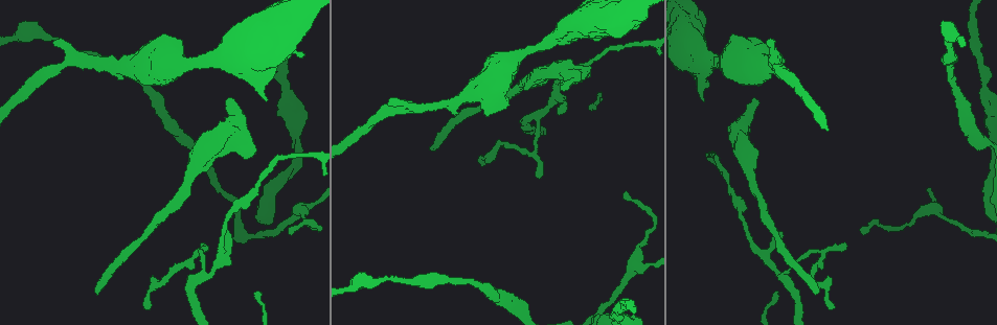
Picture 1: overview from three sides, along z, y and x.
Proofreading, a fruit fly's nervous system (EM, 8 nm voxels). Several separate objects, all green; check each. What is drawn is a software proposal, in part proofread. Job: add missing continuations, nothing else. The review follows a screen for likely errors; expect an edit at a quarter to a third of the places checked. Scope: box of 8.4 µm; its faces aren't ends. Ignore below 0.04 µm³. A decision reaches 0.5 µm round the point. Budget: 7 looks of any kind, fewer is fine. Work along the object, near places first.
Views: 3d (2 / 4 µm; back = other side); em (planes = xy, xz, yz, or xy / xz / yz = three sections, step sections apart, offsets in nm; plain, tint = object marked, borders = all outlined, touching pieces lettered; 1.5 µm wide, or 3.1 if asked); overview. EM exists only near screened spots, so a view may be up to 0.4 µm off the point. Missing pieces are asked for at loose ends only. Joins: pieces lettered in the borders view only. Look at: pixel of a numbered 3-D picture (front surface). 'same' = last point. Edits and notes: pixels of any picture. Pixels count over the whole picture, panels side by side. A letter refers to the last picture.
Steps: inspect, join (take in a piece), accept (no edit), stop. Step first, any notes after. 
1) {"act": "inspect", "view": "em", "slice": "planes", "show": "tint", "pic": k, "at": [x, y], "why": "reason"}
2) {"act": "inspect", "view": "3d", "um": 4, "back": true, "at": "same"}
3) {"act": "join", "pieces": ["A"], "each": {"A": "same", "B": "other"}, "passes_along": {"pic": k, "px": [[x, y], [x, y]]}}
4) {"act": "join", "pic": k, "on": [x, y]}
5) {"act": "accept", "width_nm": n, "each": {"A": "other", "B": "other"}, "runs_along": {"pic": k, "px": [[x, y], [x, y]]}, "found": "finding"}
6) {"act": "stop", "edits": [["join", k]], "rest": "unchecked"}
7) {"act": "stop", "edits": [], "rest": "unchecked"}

{"act": "inspect", "view": "3d", "um": 2, "pic": 1, "at": [535, 173], "why": "an open end"}

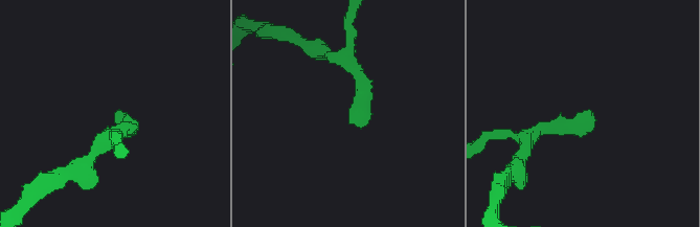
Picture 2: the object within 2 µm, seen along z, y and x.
{"act": "inspect", "view": "em", "slice": "planes", "show": "plain", "pic": 2, "at": [353, 119], "why": "now the EM"}

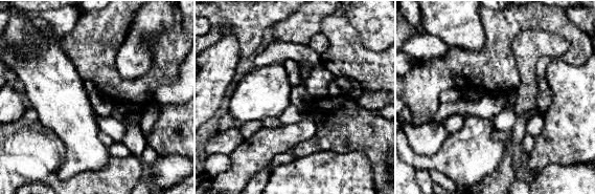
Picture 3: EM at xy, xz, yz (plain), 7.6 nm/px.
{"act": "inspect", "view": "em", "slice": "planes", "show": "borders", "at": "same", "why": "see the neighbours"}

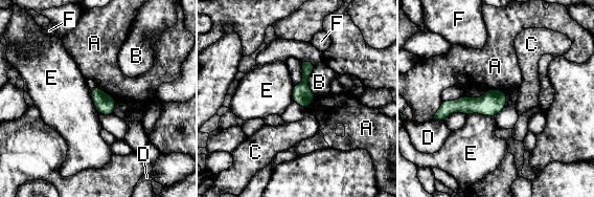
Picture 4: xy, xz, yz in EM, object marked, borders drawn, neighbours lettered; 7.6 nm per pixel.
{"act": "accept", "each": {"A": "other", "B": "other", "C": "other", "D": "other", "E": "other", "F": "other"}, "runs_along": {"pic": 4, "px": [[503, 96], [438, 117]]}, "found": "none of them fits"}

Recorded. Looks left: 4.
{"act": "inspect", "view": "em", "slice": "xy", "step": 4, "show": "tint", "pic": 1, "at": [815, 293], "why": "branch stops here"}

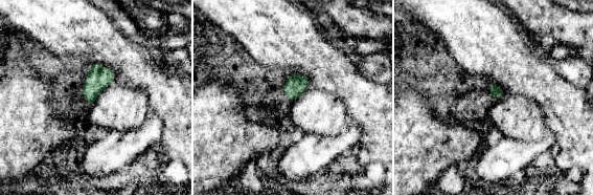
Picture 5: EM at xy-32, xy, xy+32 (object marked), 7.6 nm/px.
{"act": "inspect", "view": "em", "slice": "planes", "show": "borders", "at": "same"}

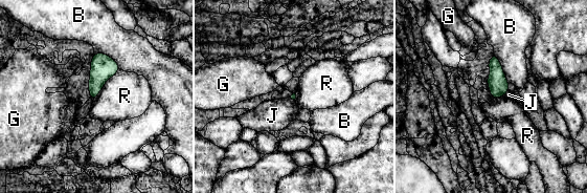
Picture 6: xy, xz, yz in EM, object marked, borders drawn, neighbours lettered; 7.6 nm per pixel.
{"act": "join", "pieces": ["J"], "longest_contact_nm": ["R", 320], "each": {"B": "other", "G": "other", "J": "same", "R": "other"}, "found": "the cell continues"}

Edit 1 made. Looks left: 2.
{"act": "stop", "edits": [["join", 6]], "rest": "unchecked"}

